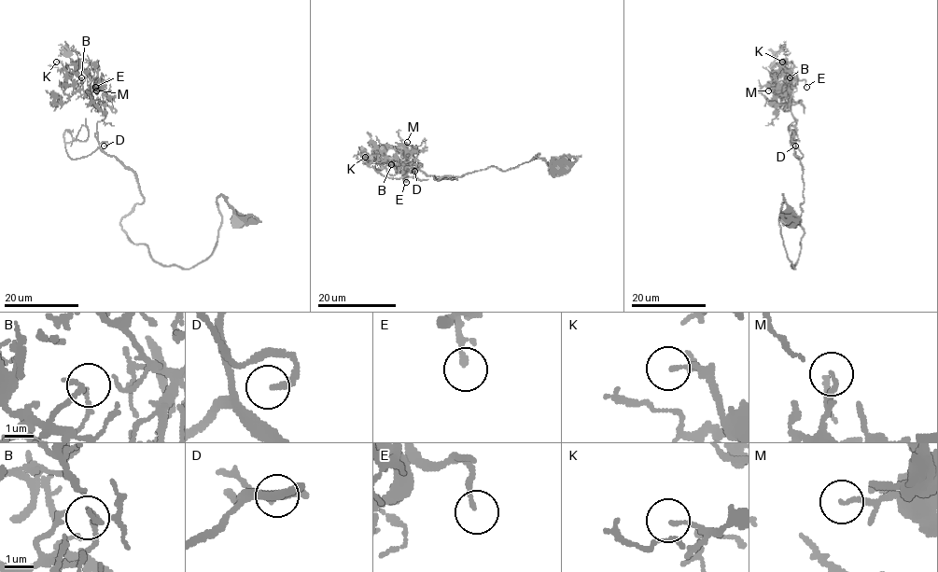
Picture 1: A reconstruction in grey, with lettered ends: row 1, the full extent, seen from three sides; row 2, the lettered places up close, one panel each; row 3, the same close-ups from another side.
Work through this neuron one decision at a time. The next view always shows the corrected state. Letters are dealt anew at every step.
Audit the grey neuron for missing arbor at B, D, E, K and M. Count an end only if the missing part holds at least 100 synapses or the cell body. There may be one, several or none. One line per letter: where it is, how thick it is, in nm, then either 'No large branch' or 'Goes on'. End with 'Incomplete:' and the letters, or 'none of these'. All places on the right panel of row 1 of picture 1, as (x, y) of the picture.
B: Place: (790, 77). Thickness 160 nm. No large branch
D: Place: (795, 146). Thickness 170 nm. Goes on
E: Place: (806, 87). Thickness 100 nm. No large branch
K: Place: (782, 62). Thickness 130 nm. No large branch
M: Place: (768, 90). Thickness 120 nm. No large branch
Incomplete: D

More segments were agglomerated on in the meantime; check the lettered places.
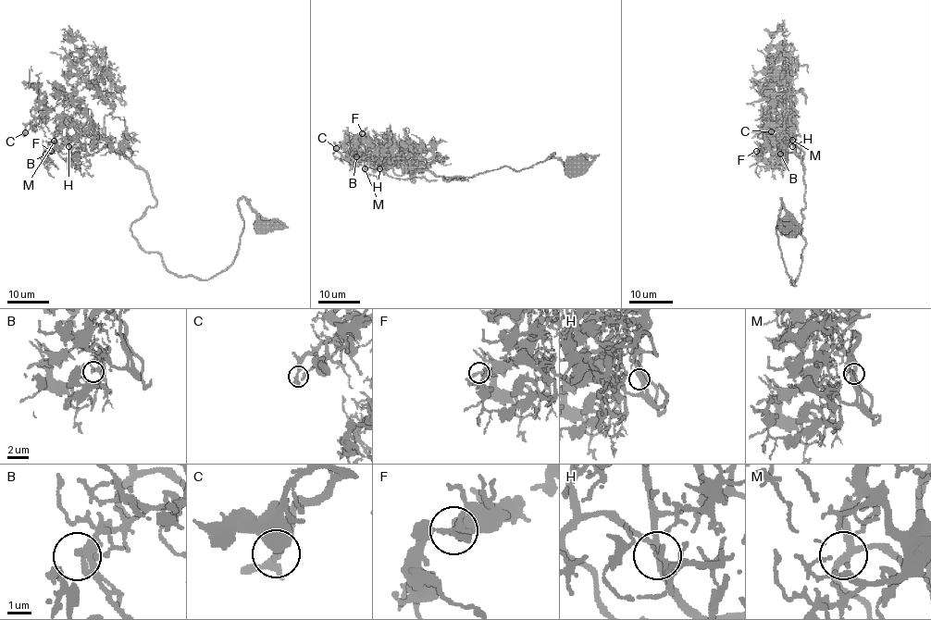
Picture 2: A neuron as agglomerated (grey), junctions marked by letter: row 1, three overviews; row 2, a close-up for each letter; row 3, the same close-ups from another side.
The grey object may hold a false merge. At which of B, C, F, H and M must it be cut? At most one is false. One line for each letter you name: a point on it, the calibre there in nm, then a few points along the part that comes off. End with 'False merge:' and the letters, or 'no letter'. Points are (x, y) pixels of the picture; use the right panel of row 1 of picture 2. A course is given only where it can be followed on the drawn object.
False merge: no letter

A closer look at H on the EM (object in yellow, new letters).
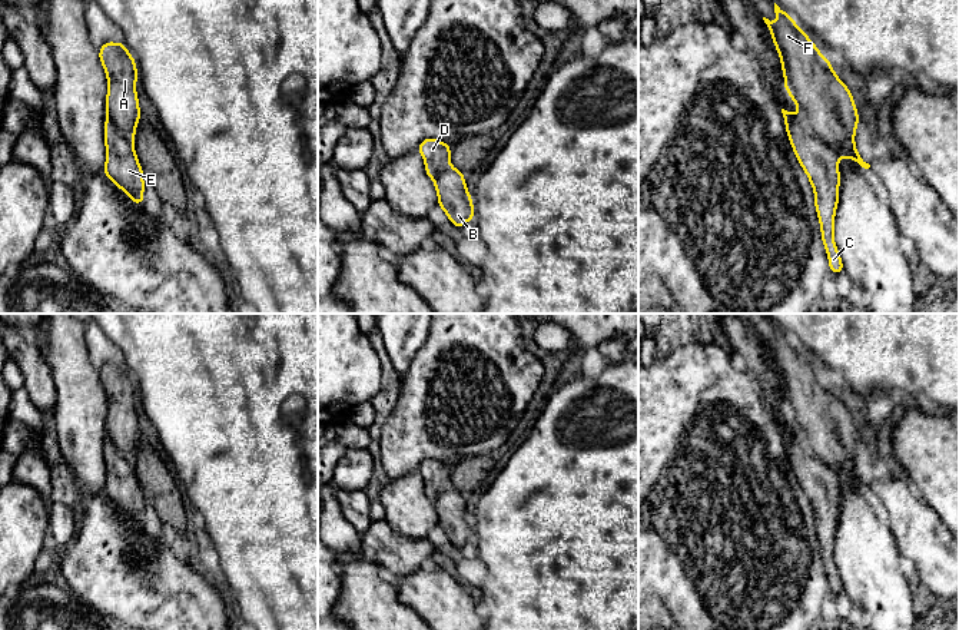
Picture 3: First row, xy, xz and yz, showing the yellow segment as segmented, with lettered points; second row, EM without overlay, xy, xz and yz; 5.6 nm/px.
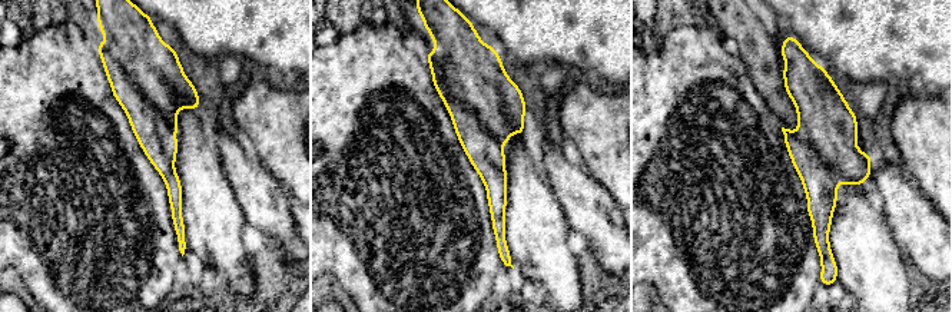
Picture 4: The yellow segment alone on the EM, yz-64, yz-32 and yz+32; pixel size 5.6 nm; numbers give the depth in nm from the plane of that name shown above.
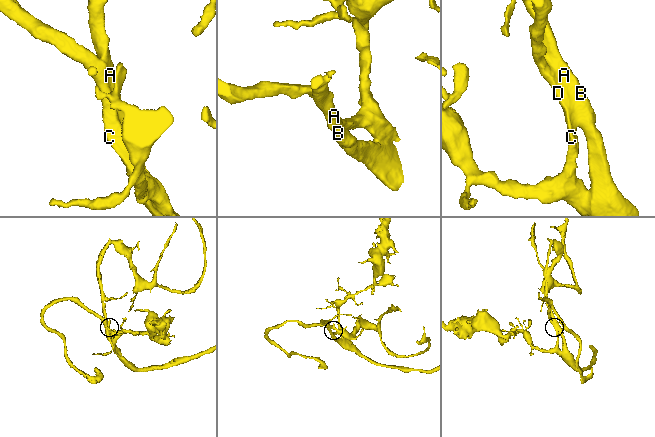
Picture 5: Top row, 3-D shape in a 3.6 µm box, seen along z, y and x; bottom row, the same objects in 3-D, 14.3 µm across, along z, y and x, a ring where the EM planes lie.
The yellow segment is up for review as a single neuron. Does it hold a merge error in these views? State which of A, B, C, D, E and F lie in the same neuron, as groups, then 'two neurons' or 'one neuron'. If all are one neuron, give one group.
groups A B C D E F; one neuron

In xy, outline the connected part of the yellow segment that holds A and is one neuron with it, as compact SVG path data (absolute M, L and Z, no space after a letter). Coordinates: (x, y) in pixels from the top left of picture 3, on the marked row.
M106 42L99 59L107 77L104 175L136 203L143 203L143 170L133 146L142 117L136 93L137 69L123 42Z

